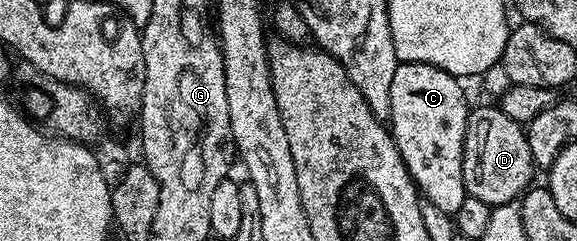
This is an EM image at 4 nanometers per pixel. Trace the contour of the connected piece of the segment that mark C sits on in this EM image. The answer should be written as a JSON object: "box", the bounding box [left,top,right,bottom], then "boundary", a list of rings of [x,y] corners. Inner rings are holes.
{"box":[387,62,471,216],"boundary":[[[398,62],[395,77],[391,81],[391,113],[387,120],[395,145],[421,197],[452,216],[456,216],[457,210],[467,203],[463,185],[463,145],[471,107],[470,104],[465,104],[465,91],[461,88],[461,83],[458,76],[448,75],[435,65]]]}

